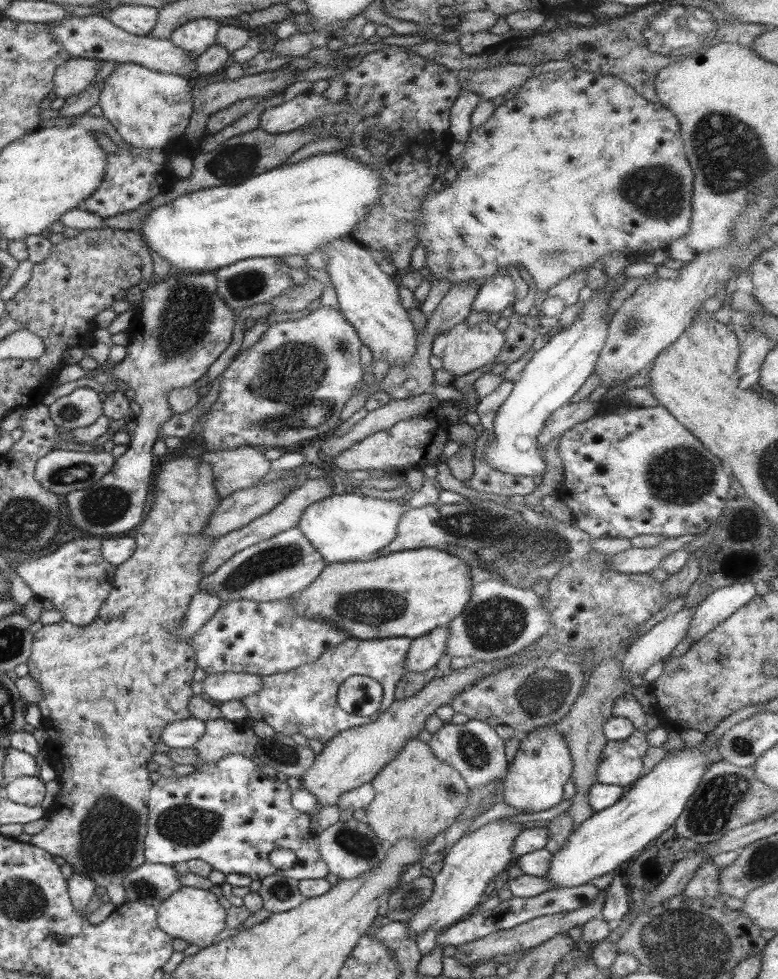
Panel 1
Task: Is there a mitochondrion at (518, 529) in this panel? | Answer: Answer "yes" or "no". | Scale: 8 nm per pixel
yes

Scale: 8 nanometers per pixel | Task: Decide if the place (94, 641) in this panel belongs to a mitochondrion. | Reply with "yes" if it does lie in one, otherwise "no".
no

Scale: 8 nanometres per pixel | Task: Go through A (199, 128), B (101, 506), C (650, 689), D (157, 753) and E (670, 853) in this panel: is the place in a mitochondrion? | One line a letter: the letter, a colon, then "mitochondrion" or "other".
A: other
B: mitochondrion
C: other
D: other
E: other

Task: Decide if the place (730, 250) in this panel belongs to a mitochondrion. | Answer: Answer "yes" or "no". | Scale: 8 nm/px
no

